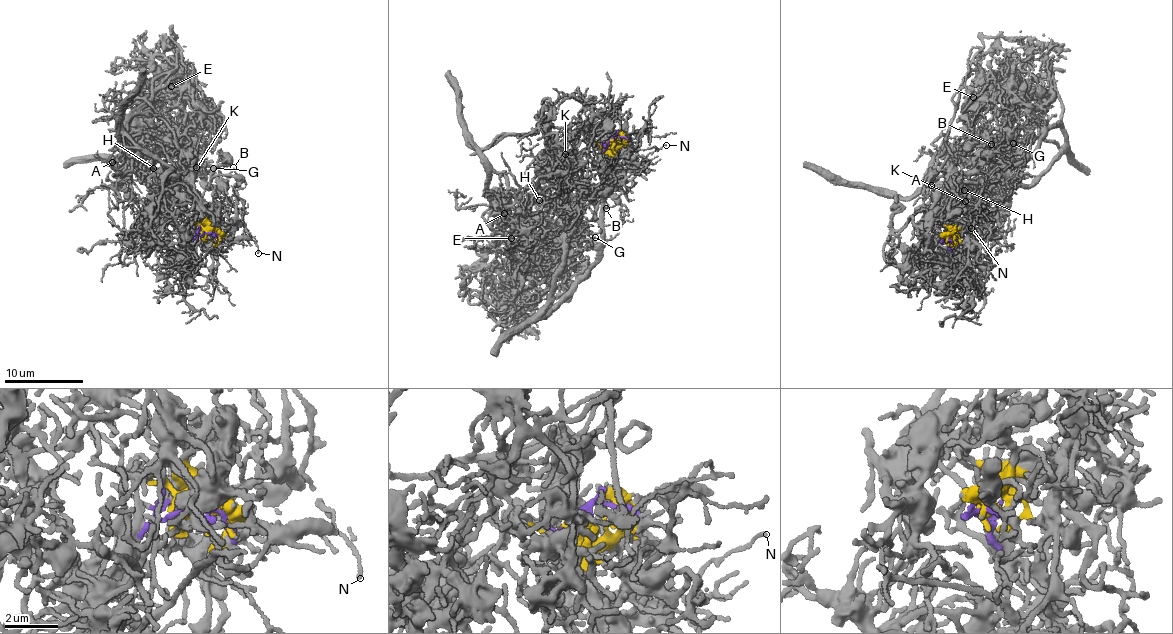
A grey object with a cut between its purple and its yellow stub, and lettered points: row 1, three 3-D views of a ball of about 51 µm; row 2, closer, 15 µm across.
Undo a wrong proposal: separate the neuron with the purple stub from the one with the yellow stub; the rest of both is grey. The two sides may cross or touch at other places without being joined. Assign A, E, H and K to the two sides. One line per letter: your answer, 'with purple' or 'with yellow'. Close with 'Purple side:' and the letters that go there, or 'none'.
A: with yellow
E: with yellow
H: with yellow
K: with yellow
Purple side: none

